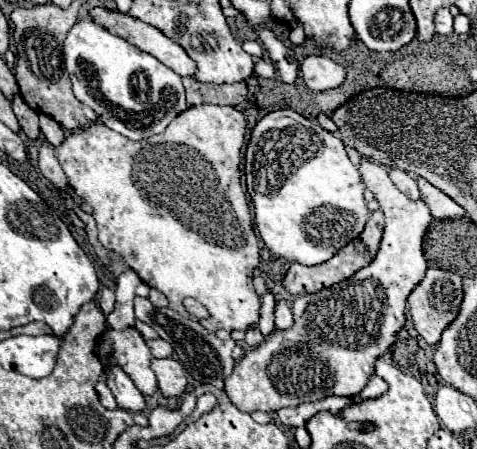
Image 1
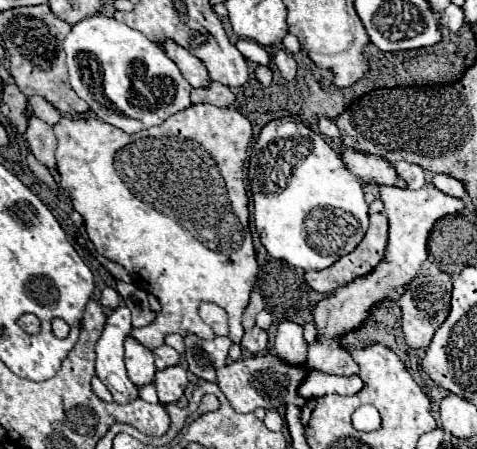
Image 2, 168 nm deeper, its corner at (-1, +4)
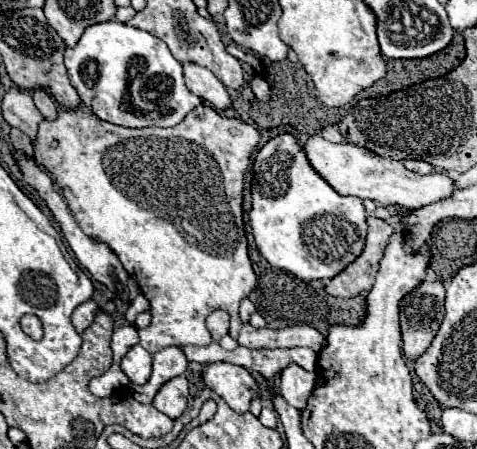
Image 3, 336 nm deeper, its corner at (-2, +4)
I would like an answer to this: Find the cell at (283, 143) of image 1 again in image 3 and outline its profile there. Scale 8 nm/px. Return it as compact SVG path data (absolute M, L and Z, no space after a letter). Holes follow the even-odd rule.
M290 132L270 138L256 154L252 164L252 210L250 226L260 254L284 272L290 272L302 280L330 280L342 272L350 262L354 262L364 250L366 240L366 210L360 198L342 196L310 168L302 144Z

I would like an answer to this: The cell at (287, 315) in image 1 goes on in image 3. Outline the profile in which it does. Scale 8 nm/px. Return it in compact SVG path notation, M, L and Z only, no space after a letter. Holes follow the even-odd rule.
M288 364L282 370L282 396L290 406L298 410L304 410L310 392L314 392L318 384L322 384L322 380L318 380L316 370L306 372L304 368L298 368L298 364Z

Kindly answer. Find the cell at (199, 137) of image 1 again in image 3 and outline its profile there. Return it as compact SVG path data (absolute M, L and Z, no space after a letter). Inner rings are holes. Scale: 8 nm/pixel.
M200 104L198 108L194 108L194 112L190 112L190 116L186 116L186 120L182 120L182 124L176 124L174 128L156 128L156 126L148 126L148 128L140 128L140 130L124 128L124 126L104 122L98 116L94 116L90 110L80 110L80 108L64 110L52 122L42 120L38 138L34 144L34 160L36 160L36 164L44 166L52 174L54 182L62 188L62 196L64 196L68 208L72 210L74 220L80 224L82 232L86 236L90 236L92 240L108 244L110 250L118 256L118 260L126 268L126 272L138 282L142 294L150 300L152 324L138 330L140 346L146 348L150 354L162 350L162 348L168 348L168 346L180 346L180 344L206 346L206 344L210 344L212 336L210 336L210 330L206 328L204 320L216 308L222 308L230 314L230 336L238 338L238 332L242 328L242 322L238 318L238 306L256 286L256 274L252 270L252 262L248 256L248 240L246 240L244 220L242 220L242 190L244 190L244 172L250 164L250 156L256 150L258 142L260 142L260 132L254 126L242 122L240 118L226 118L218 110L210 108L208 104ZM52 140L58 142L56 148L50 148ZM176 202L180 202L180 204L176 204Z

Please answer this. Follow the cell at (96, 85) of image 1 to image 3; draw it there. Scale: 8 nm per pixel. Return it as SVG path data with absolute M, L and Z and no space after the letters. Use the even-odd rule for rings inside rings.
M116 20L88 26L78 44L66 48L64 64L84 106L118 126L176 126L202 102L186 88L182 64L160 38Z

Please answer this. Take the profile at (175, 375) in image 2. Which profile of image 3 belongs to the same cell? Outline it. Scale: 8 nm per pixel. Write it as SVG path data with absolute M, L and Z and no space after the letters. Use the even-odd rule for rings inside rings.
M176 376L158 390L154 406L166 416L176 420L186 410L186 398L188 398L188 380L186 376Z

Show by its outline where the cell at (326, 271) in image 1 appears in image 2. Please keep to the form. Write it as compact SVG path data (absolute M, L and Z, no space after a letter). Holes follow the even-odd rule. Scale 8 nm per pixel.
M371 214L371 226L361 240L361 244L349 254L337 260L337 264L321 270L321 272L307 272L307 284L323 294L329 294L349 282L367 276L373 268L385 260L387 248L387 216L385 214Z

